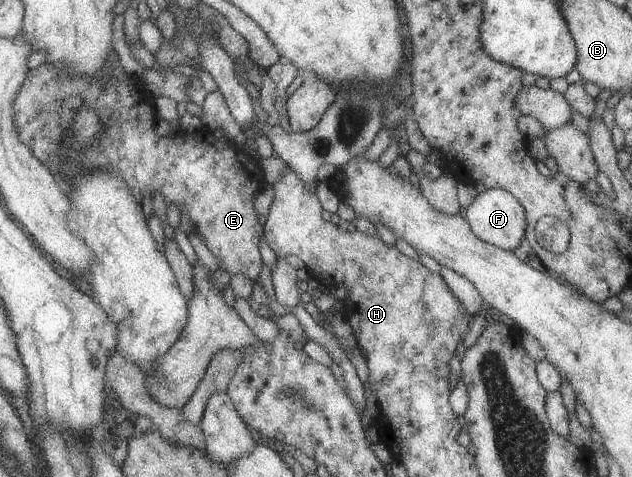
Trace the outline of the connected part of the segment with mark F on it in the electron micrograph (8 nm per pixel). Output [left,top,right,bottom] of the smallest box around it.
[464,188,528,251]

